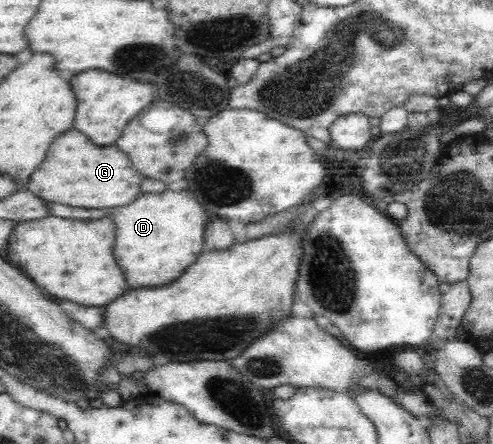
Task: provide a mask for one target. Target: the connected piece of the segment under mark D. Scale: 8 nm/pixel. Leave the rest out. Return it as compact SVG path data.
M166 189L161 194L141 193L131 204L116 206L111 218L116 227L113 255L123 271L128 289L168 287L176 282L203 252L205 222L209 220L209 214L204 212L197 199L185 190Z

